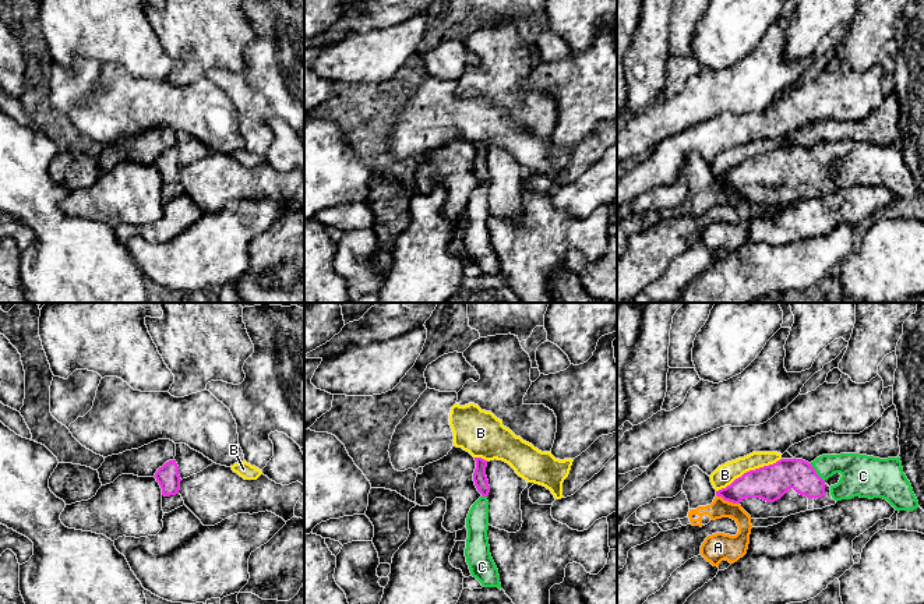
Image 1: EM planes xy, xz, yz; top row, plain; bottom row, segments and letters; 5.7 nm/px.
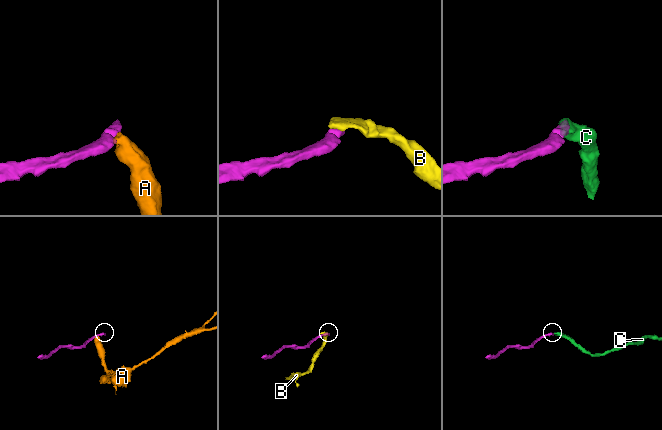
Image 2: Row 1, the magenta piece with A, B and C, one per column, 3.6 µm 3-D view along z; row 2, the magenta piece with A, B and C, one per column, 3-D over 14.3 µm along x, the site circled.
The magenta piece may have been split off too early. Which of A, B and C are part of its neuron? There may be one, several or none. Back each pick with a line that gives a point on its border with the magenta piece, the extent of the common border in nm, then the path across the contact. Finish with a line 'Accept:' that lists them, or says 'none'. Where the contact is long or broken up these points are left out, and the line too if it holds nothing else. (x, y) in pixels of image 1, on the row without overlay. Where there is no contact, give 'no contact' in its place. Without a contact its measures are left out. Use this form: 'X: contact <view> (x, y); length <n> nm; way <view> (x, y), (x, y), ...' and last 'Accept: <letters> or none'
C: contact yz (815, 161); length 140 nm; way yz (775, 168), (783, 162), (815, 161), (825, 154), (859, 159)
Accept: C

